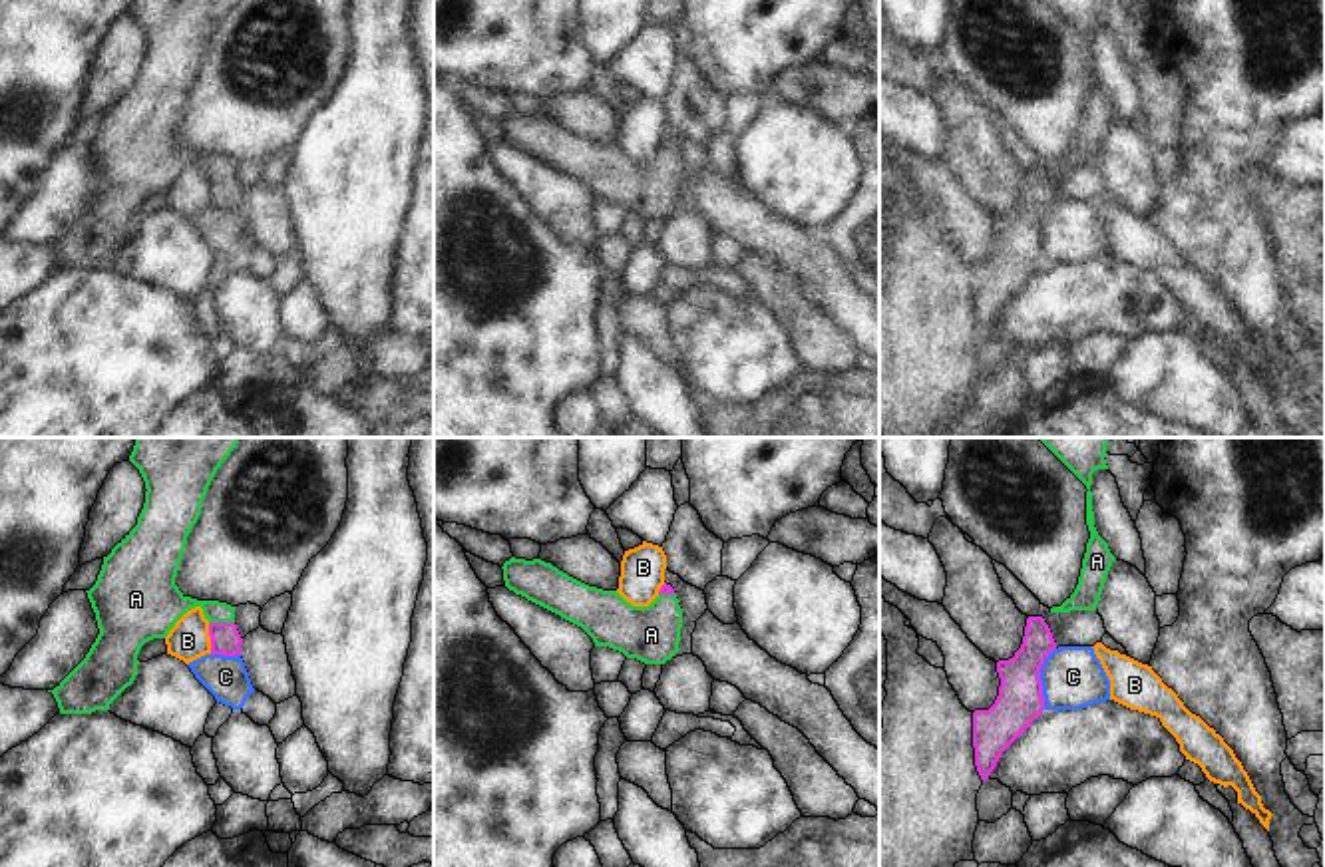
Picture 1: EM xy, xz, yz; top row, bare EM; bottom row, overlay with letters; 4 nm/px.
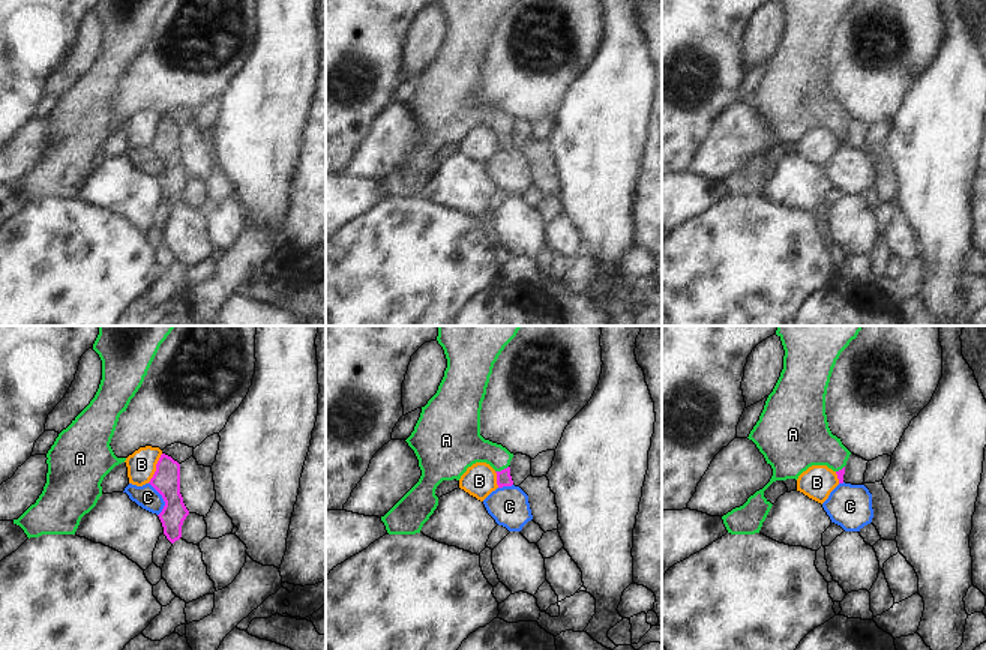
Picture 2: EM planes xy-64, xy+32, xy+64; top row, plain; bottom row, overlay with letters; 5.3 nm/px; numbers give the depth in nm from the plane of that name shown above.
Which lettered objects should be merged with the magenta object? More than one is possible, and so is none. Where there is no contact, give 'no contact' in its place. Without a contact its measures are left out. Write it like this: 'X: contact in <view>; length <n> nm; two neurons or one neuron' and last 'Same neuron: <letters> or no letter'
A: contact in xy; length 110 nm; one neuron
B: contact in xy; length 120 nm; two neurons
C: contact in yz; length 260 nm; two neurons
Same neuron: A

